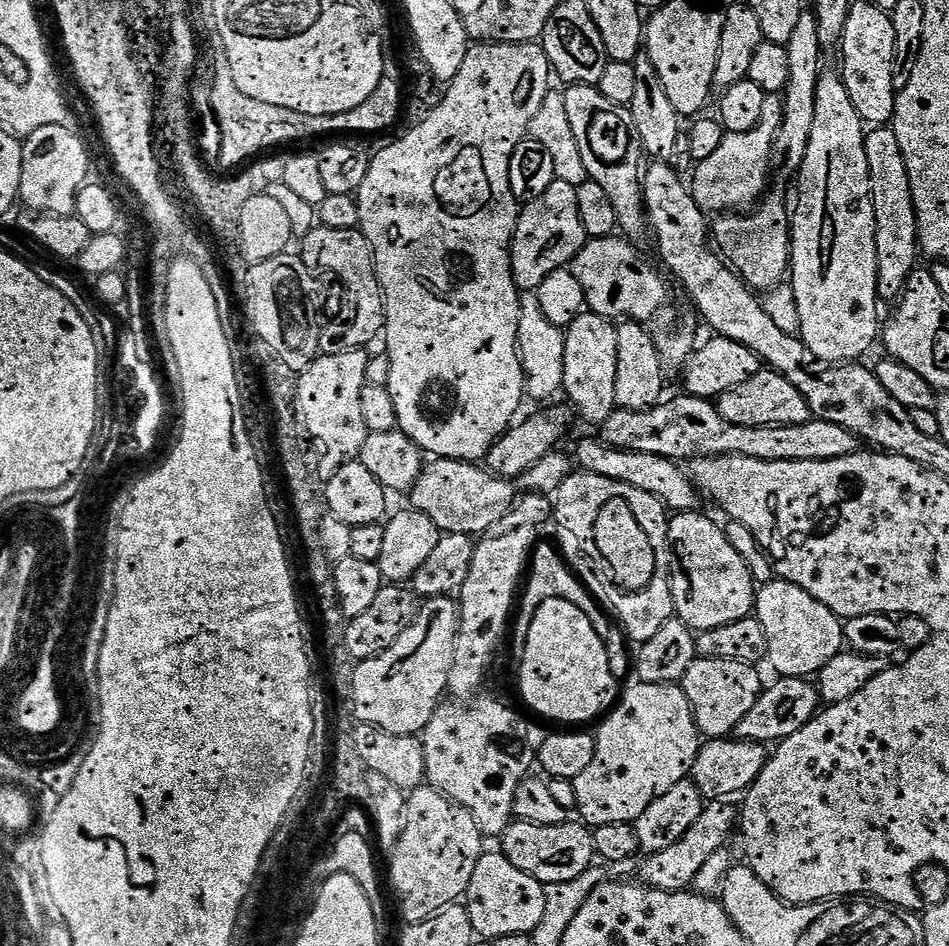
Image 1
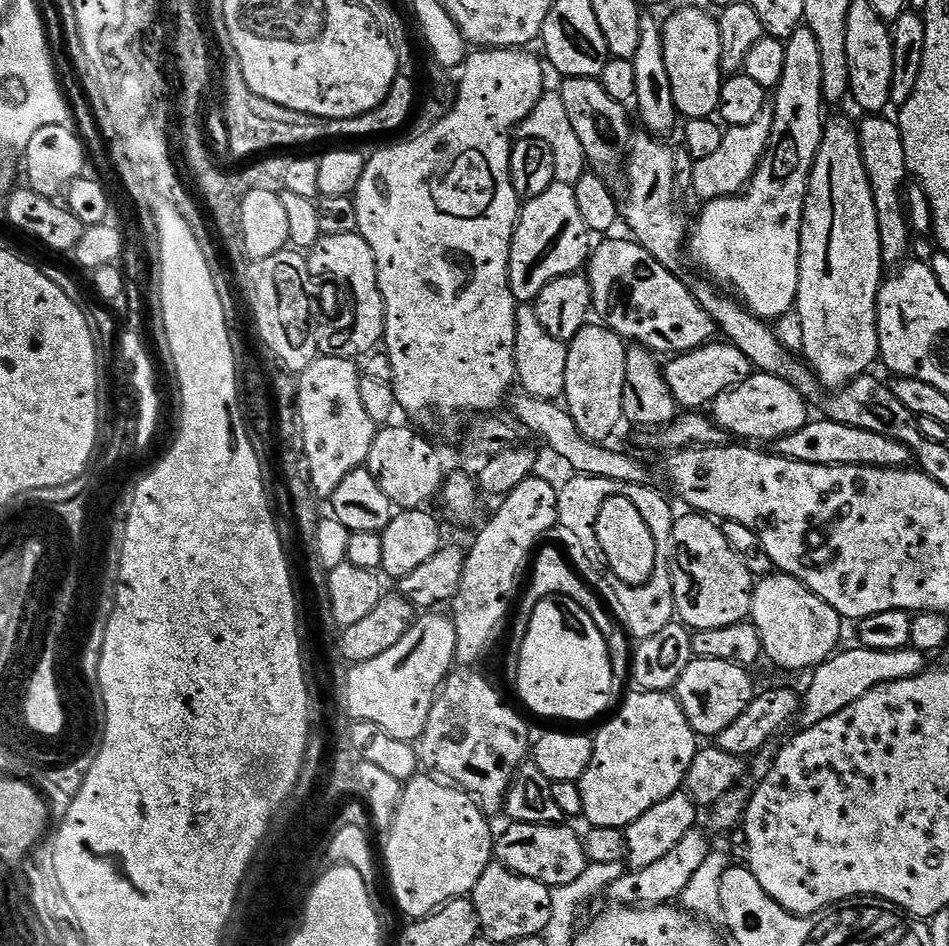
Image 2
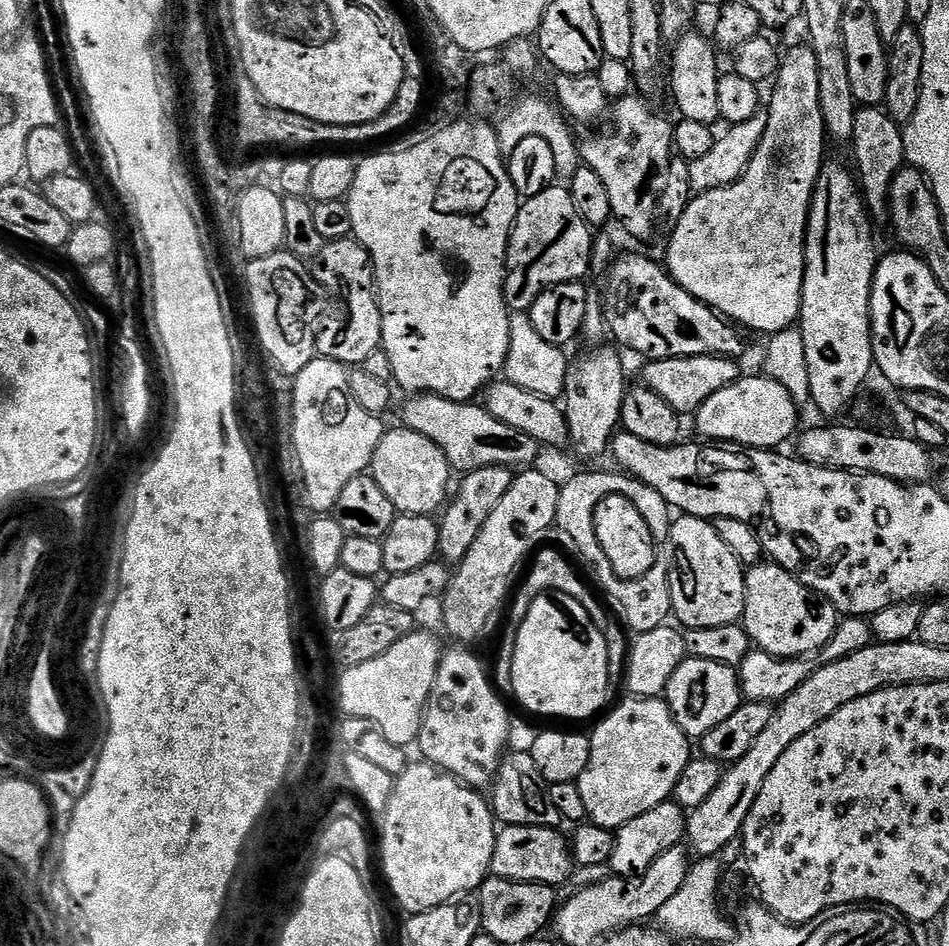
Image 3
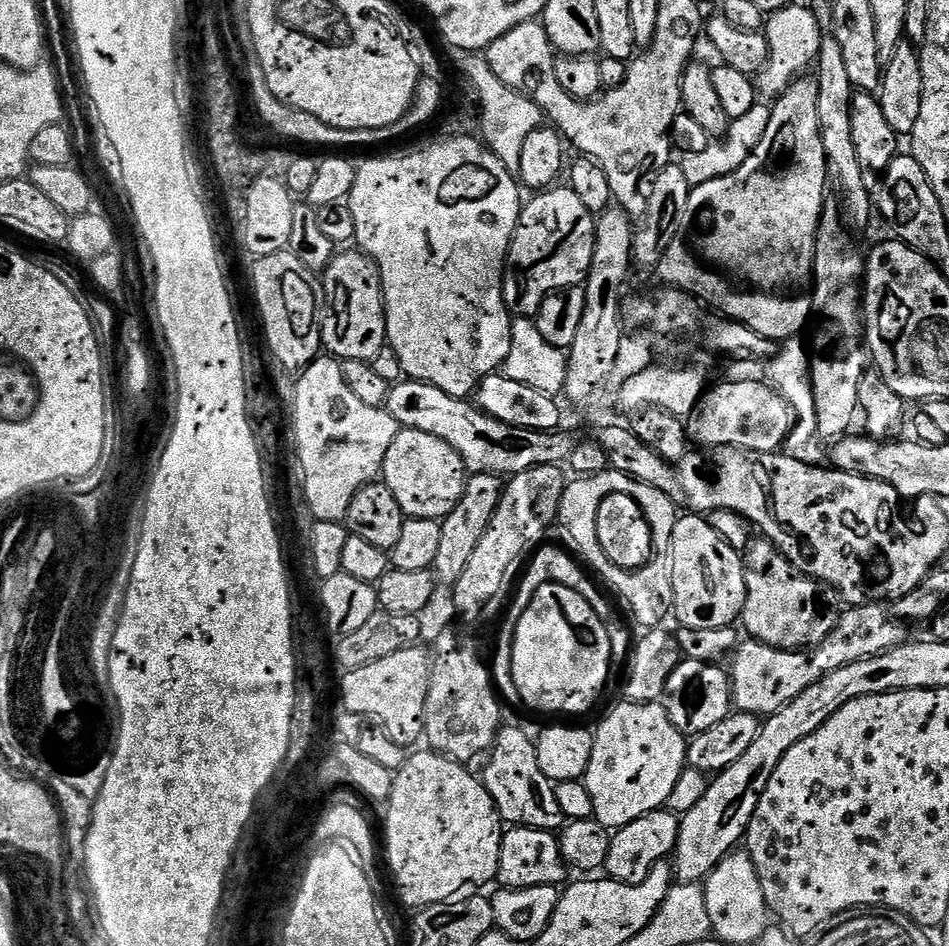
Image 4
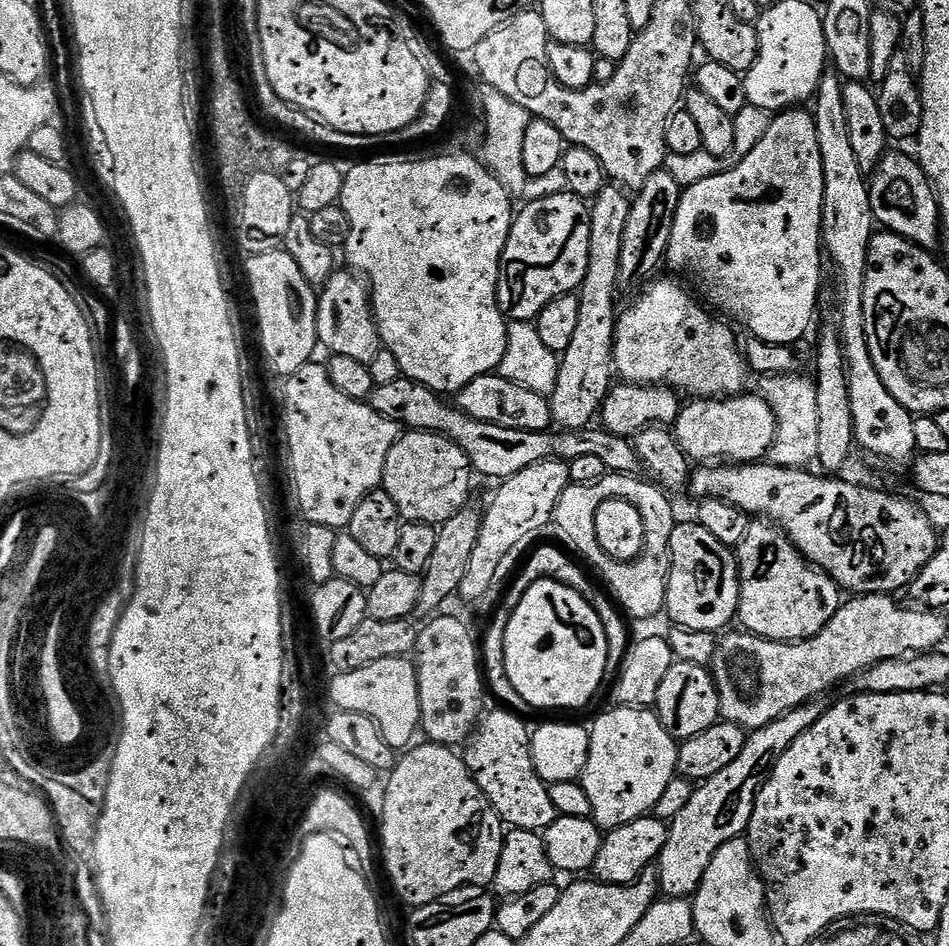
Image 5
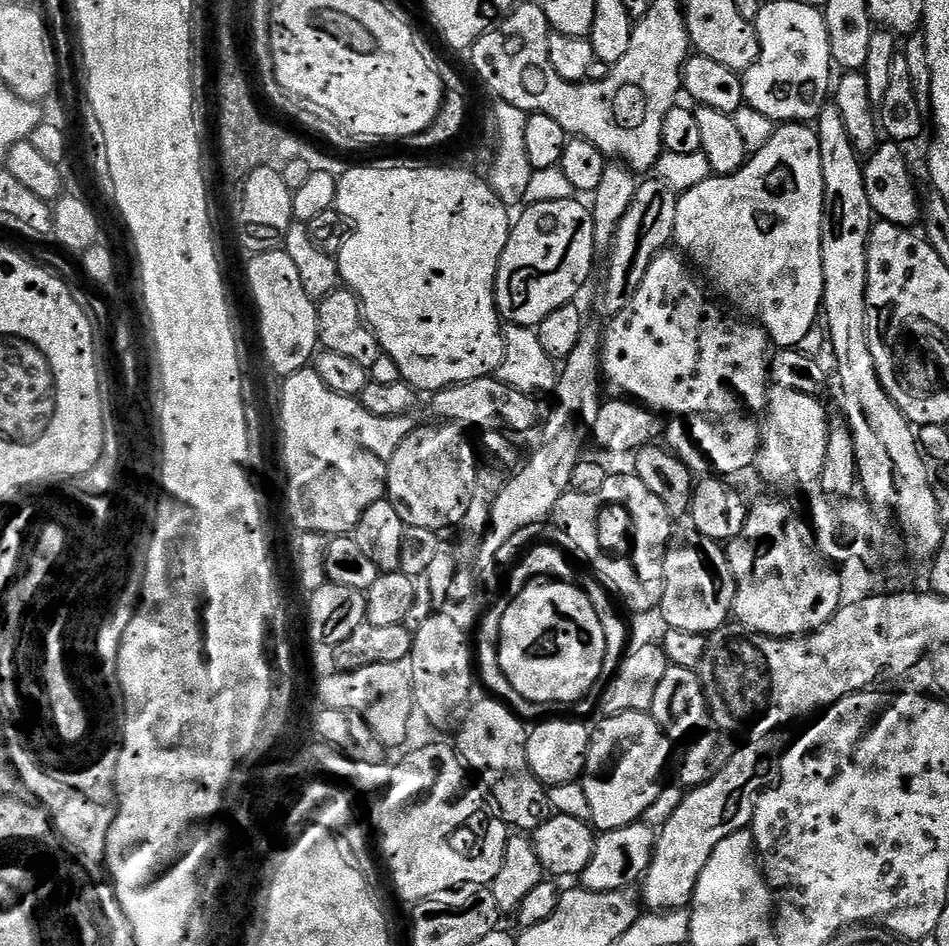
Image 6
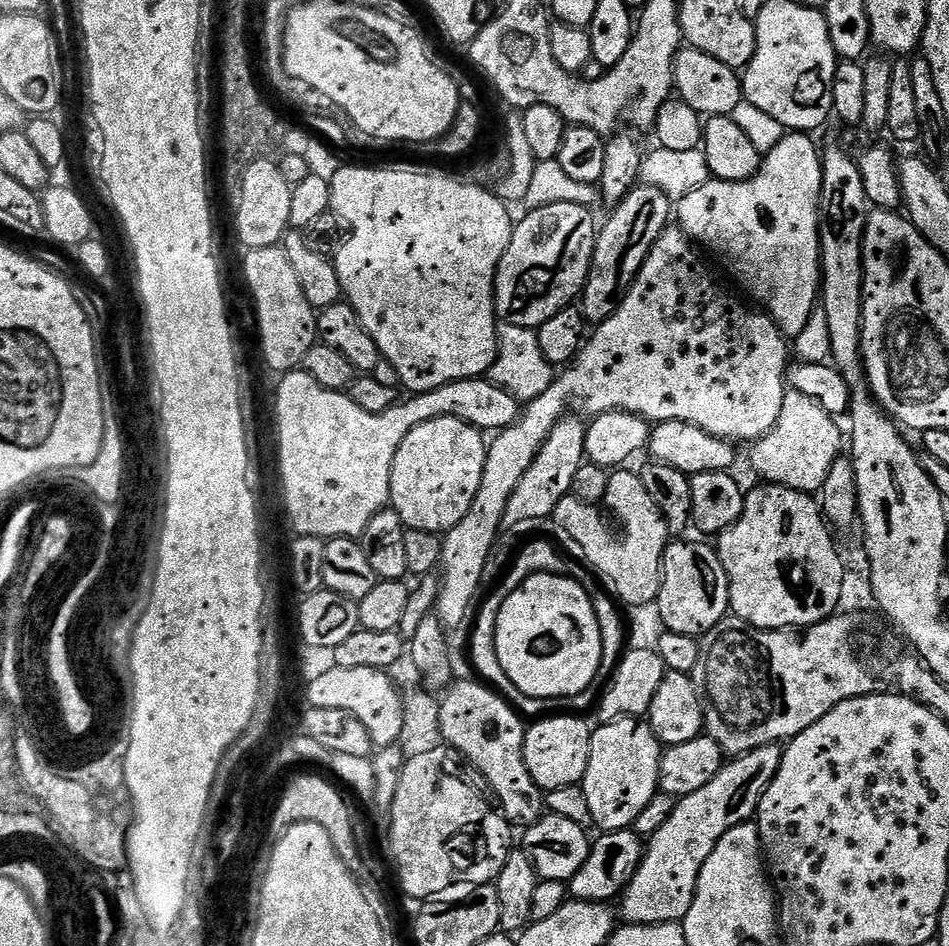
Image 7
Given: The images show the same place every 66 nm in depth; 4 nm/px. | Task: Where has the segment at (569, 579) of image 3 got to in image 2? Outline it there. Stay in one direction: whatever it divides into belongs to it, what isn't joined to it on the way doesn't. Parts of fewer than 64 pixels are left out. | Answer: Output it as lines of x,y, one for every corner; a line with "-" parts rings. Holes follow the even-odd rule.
541,547
539,551
535,553
534,559
531,561
530,576
532,572
532,581
530,581
529,584
527,581
526,587
519,597
518,607
514,612
514,619
511,621
511,624
513,623
512,633
508,636
509,642
512,643
508,648
509,665
515,666
520,663
519,644
524,640
524,635
528,629
528,620
534,614
534,606
538,606
538,602
542,602
546,596
565,596
574,602
578,602
578,606
582,606
582,610
586,610
586,614
590,614
590,618
594,618
594,626
598,626
598,630
602,630
602,638
606,638
606,646
610,654
613,681
627,681
632,670
632,653
634,651
628,633
624,631
619,619
617,619
609,609
609,613
604,609
605,601
603,599
600,601
599,598
584,585
583,578
564,561
563,554
556,548
543,548
544,547

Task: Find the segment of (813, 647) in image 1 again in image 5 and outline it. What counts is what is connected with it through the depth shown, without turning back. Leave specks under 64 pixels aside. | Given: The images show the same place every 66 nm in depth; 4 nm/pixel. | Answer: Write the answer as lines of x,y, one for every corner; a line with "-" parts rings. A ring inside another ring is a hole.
749,523
746,538
734,555
740,569
738,620
753,636
785,642
805,640
819,634
839,610
840,585
827,572
811,564
775,524

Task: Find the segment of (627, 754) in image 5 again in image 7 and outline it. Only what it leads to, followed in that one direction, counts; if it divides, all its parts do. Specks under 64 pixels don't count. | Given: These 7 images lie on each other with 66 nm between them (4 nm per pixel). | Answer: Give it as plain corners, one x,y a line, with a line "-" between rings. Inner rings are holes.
625,718
600,724
592,733
590,762
582,787
590,802
592,823
601,833
623,832
635,825
646,802
654,798
660,786
662,745
654,730
640,718

